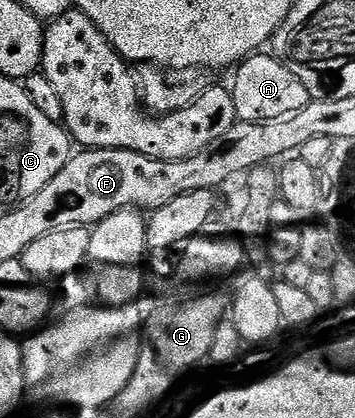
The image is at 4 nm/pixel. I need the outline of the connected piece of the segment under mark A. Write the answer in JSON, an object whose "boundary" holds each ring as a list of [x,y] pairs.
{"boundary":[[[256,52],[250,58],[243,59],[234,71],[235,83],[229,89],[235,105],[235,117],[240,122],[256,122],[257,120],[277,120],[277,116],[286,116],[289,112],[297,112],[297,108],[305,108],[311,102],[311,93],[289,72],[282,60],[271,52]]]}

